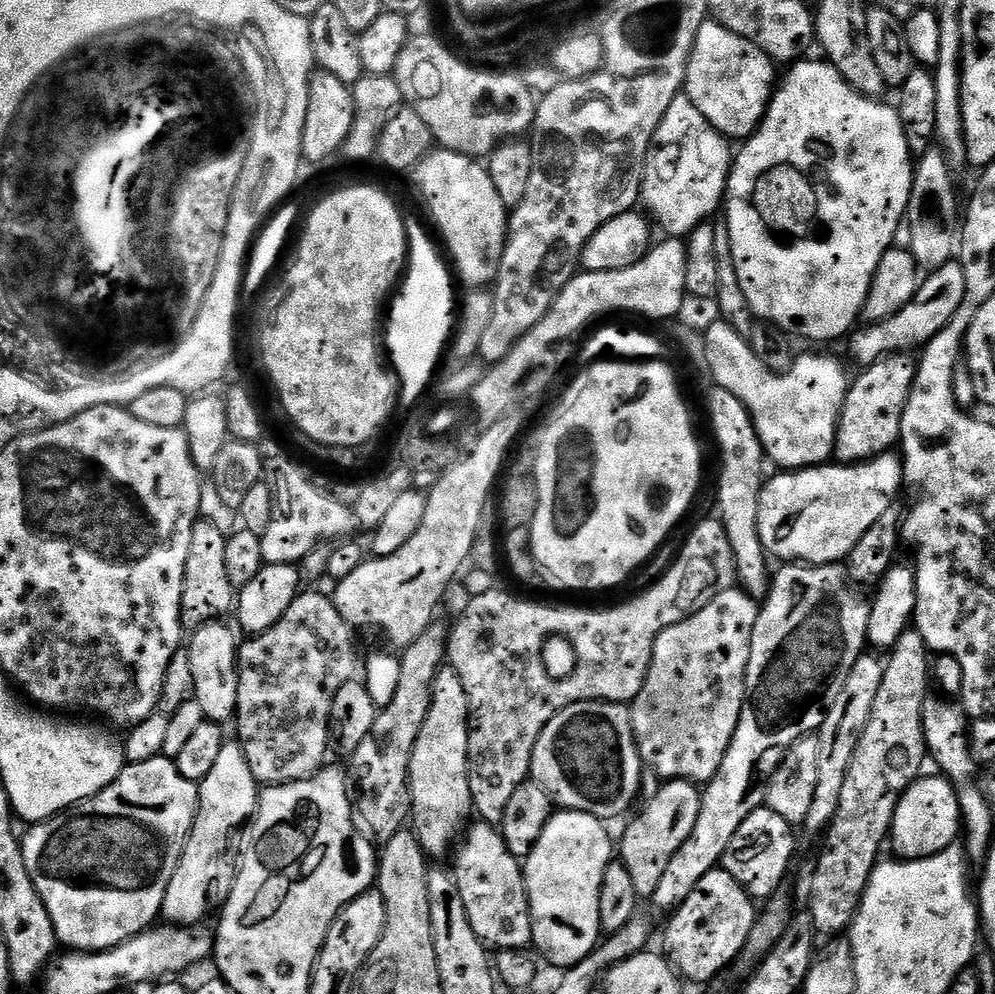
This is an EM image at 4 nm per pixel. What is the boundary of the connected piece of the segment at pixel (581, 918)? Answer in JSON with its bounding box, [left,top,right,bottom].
[523,810,614,969]

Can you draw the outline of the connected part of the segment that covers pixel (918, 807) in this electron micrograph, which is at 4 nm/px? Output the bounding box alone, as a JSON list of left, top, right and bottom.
[890,774,962,860]

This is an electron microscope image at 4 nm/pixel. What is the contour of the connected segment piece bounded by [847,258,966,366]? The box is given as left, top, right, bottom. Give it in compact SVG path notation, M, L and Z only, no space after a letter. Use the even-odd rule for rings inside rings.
M953 258L946 266L942 266L936 272L927 273L923 277L921 286L916 291L916 297L898 314L864 326L868 328L861 327L853 331L847 341L849 342L848 352L860 363L860 366L867 366L877 364L885 356L911 353L913 351L911 348L923 349L928 340L934 338L938 330L945 328L950 318L954 318L954 310L962 306L962 298L965 295L966 277L962 275L959 259Z

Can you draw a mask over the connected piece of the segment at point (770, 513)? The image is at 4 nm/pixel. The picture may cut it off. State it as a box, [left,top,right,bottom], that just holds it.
[757,452,904,564]

